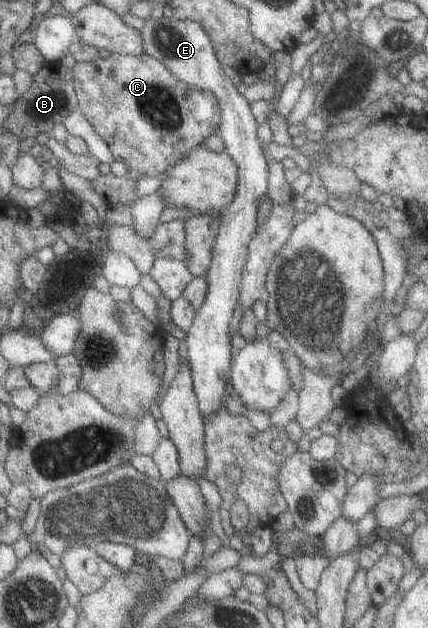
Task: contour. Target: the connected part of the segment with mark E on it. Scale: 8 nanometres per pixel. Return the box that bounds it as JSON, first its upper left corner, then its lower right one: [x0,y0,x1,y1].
[142,18,267,419]

